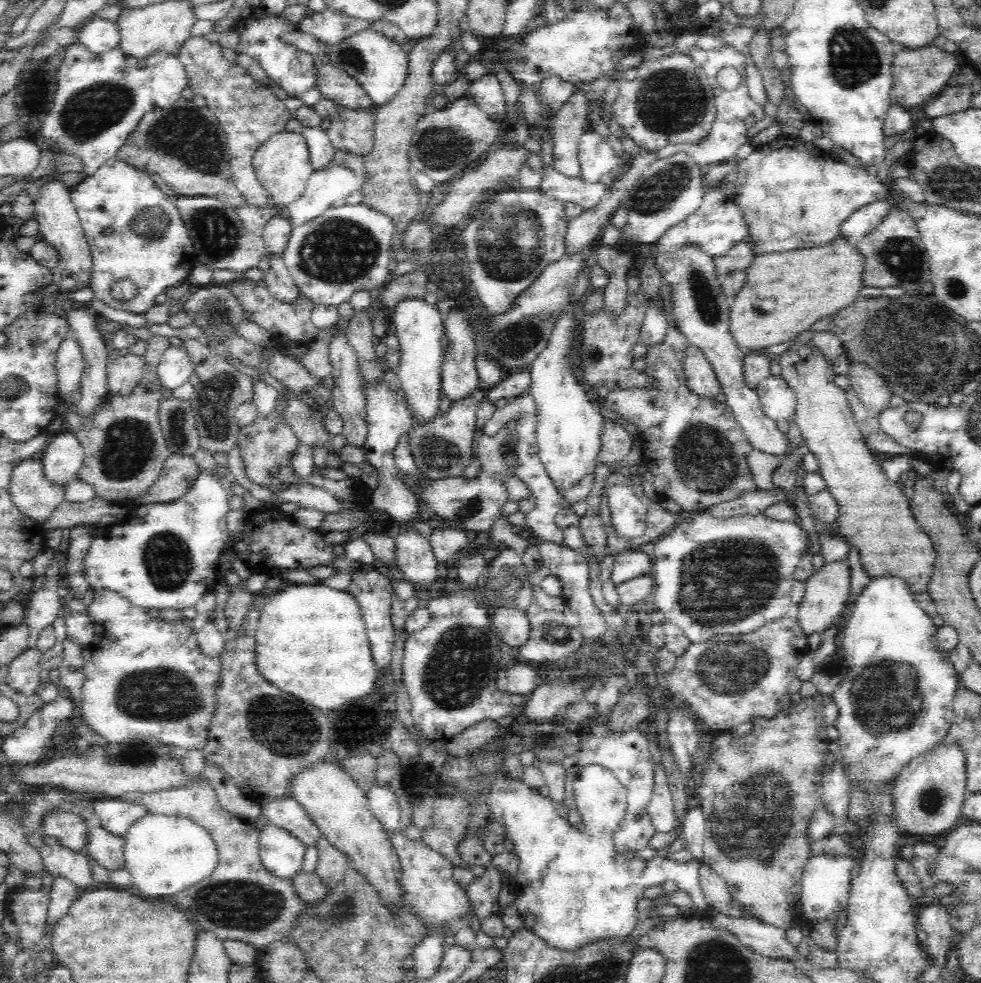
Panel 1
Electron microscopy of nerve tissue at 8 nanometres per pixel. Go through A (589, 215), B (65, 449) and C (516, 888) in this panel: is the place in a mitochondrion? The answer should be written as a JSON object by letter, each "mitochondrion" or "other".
{"A":"other","B":"other","C":"other"}

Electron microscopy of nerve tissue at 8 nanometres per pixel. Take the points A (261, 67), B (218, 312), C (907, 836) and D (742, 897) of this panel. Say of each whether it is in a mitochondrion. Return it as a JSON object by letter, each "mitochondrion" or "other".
{"A":"other","B":"mitochondrion","C":"other","D":"other"}

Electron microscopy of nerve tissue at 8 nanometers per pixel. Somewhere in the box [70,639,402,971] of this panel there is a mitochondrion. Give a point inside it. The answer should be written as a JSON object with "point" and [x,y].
{"point":[241,906]}

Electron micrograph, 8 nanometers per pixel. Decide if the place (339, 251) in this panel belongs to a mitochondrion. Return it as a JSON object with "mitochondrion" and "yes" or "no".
{"mitochondrion":"yes"}

